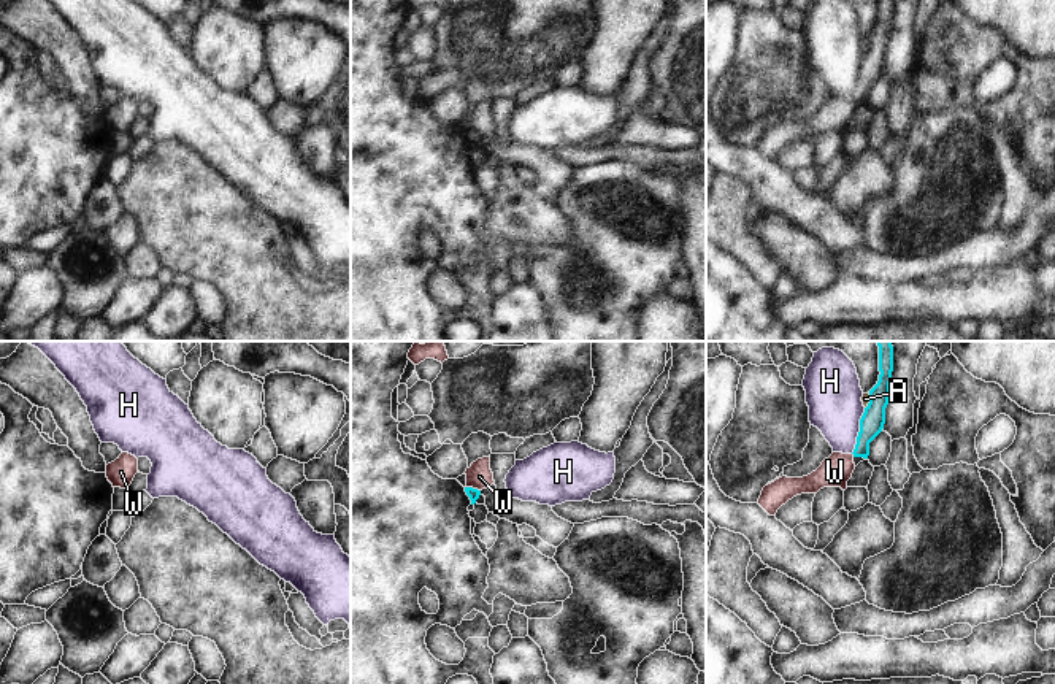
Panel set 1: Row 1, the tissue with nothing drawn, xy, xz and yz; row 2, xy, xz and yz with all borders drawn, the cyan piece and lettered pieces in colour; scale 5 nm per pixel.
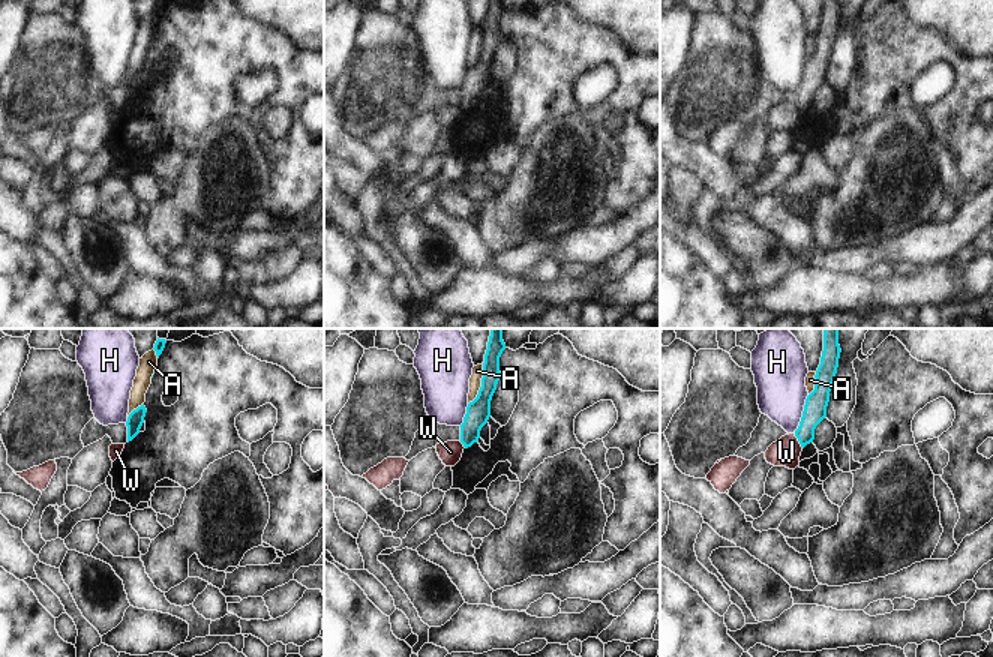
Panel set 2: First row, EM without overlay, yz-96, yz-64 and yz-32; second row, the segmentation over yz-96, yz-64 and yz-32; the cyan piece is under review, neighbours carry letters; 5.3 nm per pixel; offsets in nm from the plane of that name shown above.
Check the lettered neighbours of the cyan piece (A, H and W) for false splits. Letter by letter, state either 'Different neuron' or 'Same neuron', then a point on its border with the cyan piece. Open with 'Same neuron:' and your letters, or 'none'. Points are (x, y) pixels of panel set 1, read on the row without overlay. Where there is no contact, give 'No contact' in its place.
Same neuron: none
A: Different neuron. Touches cyan at yz (870, 46)
H: Different neuron. Touches cyan at yz (860, 75)
W: Different neuron. Touches cyan at xz (471, 132)

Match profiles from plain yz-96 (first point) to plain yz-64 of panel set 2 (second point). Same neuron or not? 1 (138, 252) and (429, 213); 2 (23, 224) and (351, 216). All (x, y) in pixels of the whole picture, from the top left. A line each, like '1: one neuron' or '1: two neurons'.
1: one neuron
2: one neuron

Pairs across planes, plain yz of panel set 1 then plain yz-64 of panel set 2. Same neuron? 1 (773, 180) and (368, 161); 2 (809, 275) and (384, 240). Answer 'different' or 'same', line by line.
1: same
2: different

